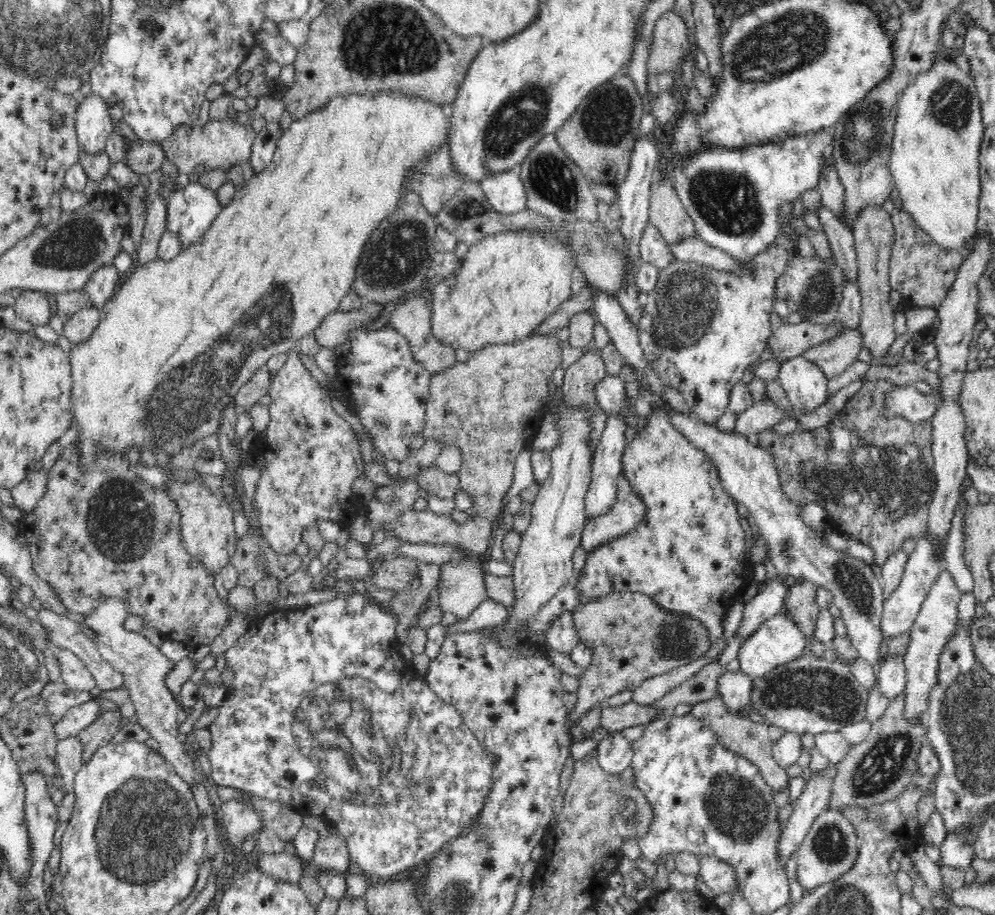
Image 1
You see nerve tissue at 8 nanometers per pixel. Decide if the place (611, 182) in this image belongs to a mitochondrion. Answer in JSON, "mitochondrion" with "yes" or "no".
{"mitochondrion":"no"}

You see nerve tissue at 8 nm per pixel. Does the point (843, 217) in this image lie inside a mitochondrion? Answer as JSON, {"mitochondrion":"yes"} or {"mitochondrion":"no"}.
{"mitochondrion":"no"}

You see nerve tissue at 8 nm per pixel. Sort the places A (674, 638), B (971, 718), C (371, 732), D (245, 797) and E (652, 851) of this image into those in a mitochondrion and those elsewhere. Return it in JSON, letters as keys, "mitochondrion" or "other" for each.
{"A":"mitochondrion","B":"mitochondrion","C":"mitochondrion","D":"other","E":"other"}

